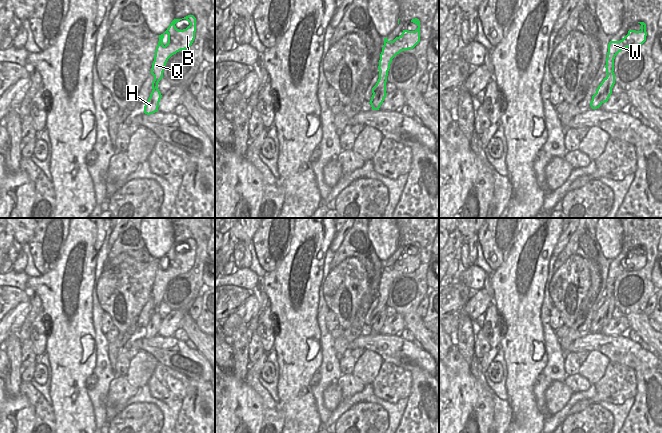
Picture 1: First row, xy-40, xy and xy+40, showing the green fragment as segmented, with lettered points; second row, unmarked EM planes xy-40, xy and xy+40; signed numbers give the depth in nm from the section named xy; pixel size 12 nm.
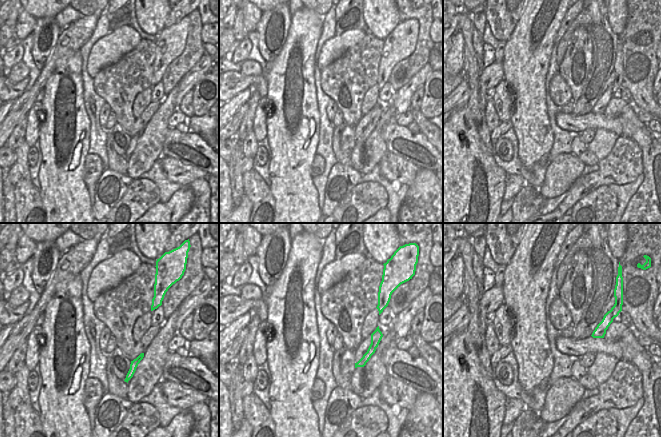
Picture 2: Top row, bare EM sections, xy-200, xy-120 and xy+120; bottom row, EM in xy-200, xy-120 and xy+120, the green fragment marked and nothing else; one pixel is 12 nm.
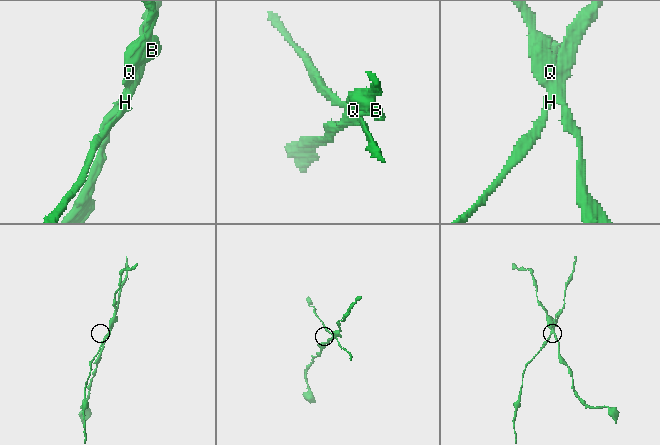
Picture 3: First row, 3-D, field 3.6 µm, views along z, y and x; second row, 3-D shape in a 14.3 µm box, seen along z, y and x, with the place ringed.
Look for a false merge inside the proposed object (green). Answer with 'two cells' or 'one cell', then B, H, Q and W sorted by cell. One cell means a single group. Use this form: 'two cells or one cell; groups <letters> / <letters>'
two cells; groups B Q W / H

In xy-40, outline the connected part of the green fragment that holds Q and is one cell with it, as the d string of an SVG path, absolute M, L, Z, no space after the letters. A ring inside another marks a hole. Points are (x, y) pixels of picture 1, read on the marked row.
M188 15L182 19L174 19L167 30L159 35L151 68L151 74L154 76L152 89L158 87L159 81L163 78L168 59L177 52L189 48L195 39L196 18L193 15ZM182 19L186 19L190 25L186 29L179 30L175 24Z

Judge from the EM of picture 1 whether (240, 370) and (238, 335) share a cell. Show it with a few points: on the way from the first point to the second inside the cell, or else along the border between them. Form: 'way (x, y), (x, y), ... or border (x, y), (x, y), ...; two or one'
way (240, 361), (239, 344); one

